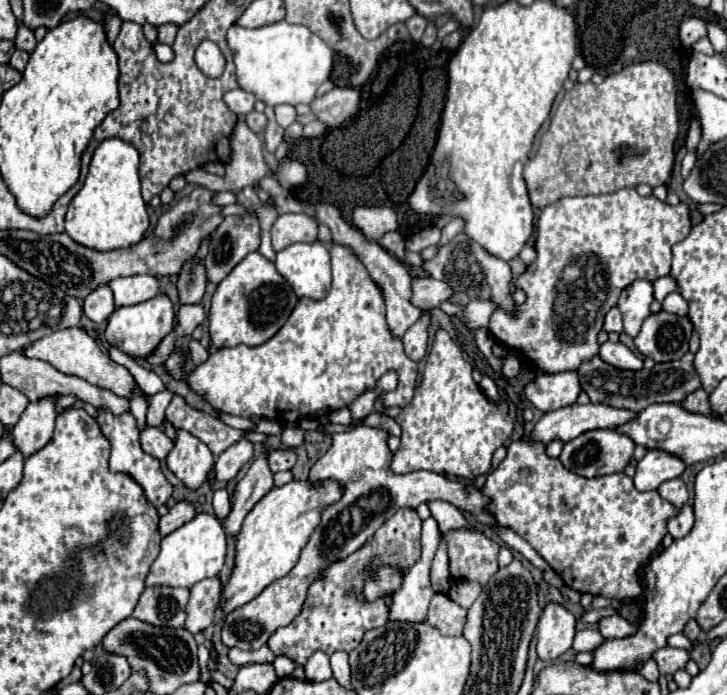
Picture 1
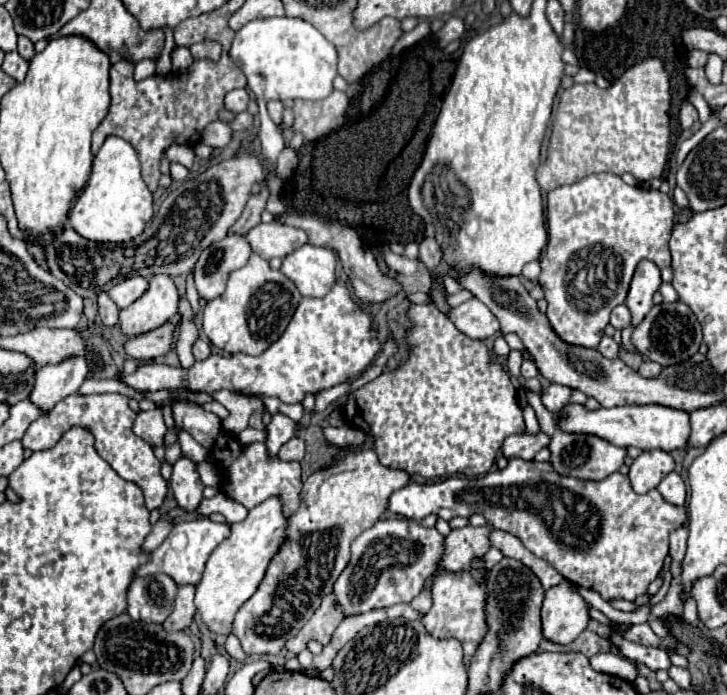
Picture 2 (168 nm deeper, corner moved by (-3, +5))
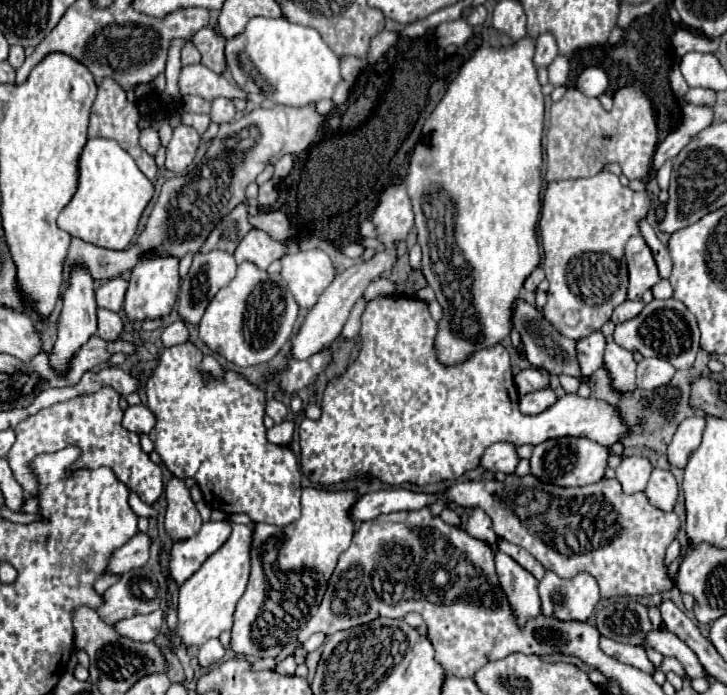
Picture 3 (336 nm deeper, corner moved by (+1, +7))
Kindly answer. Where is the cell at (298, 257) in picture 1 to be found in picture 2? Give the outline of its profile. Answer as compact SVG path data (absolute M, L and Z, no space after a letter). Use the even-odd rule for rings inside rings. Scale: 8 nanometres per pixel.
M306 243L284 257L280 271L294 281L302 297L324 297L336 279L336 255L328 247Z

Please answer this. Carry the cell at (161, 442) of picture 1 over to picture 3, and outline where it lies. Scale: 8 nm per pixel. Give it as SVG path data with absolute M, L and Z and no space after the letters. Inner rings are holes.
M134 405L128 407L124 411L124 419L122 419L122 427L134 433L150 433L150 429L154 427L154 415L150 413L150 409L146 409L146 405Z

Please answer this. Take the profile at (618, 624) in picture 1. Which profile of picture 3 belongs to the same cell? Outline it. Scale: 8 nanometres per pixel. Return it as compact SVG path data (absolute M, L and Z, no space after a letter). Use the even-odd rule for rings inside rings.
M654 629L646 635L644 643L656 649L658 653L662 653L664 657L676 657L684 665L688 677L706 677L706 671L702 669L702 663L698 661L696 653L684 641L680 641L674 633Z

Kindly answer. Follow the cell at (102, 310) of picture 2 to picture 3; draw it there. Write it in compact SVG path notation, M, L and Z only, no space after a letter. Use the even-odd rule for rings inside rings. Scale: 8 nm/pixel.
M98 309L98 335L104 341L118 341L120 333L122 333L122 319L108 309Z

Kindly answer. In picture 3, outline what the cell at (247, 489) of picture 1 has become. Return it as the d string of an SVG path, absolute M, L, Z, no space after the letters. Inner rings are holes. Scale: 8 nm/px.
M270 399L268 405L266 405L266 415L274 419L274 423L282 423L288 415L288 407L282 403L282 401L276 401L276 399Z

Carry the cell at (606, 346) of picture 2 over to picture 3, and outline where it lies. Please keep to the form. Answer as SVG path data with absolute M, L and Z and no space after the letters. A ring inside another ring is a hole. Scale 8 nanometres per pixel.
M600 331L590 333L590 337L584 337L582 341L576 341L576 351L578 351L578 363L580 363L580 373L582 377L594 375L594 371L602 365L602 355L604 355L604 335Z

